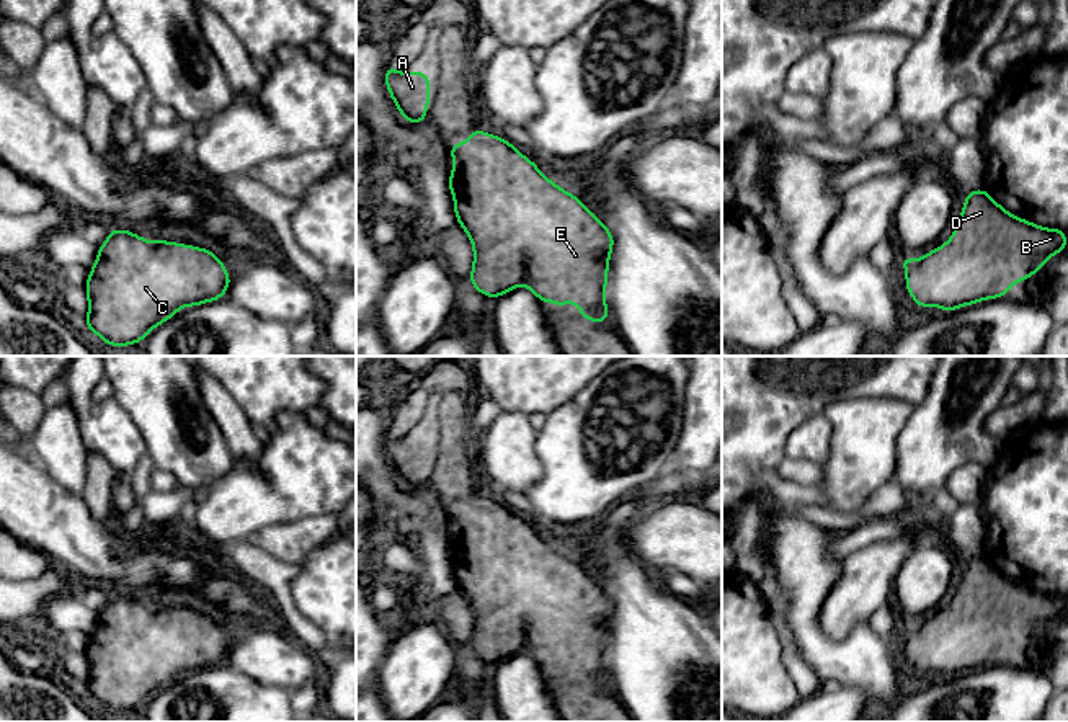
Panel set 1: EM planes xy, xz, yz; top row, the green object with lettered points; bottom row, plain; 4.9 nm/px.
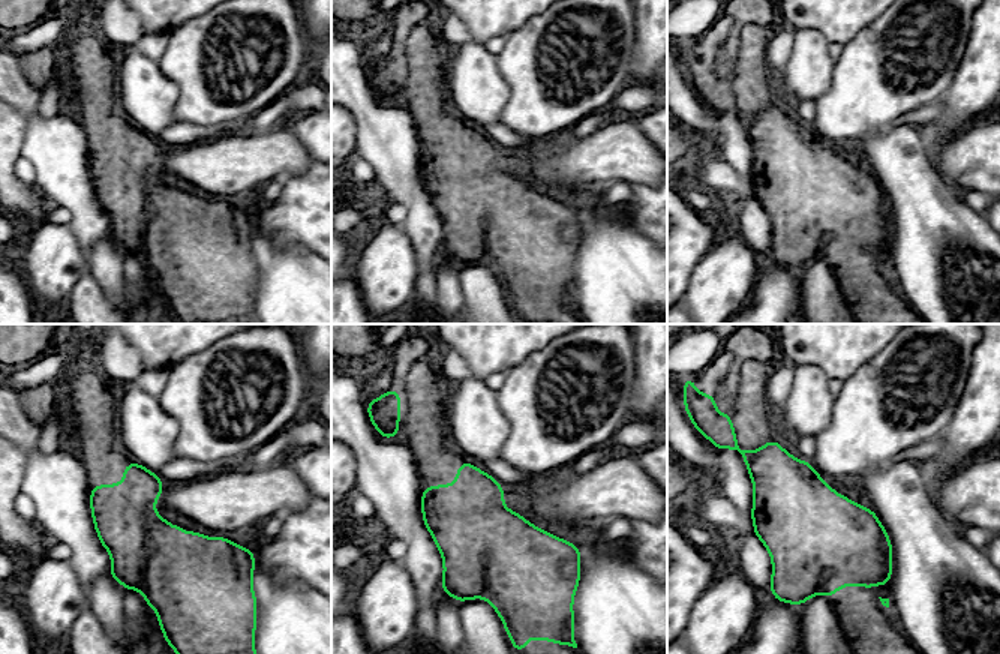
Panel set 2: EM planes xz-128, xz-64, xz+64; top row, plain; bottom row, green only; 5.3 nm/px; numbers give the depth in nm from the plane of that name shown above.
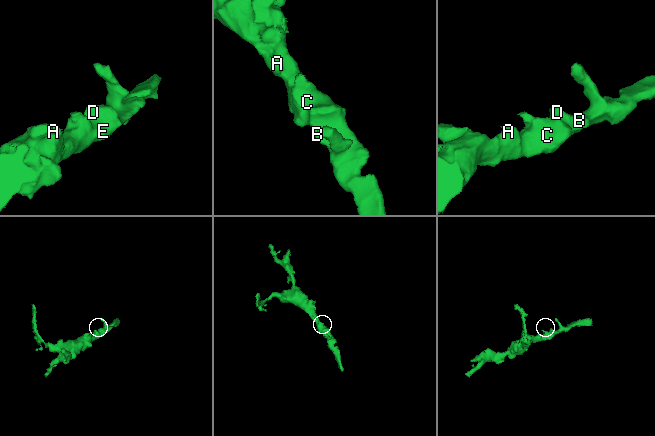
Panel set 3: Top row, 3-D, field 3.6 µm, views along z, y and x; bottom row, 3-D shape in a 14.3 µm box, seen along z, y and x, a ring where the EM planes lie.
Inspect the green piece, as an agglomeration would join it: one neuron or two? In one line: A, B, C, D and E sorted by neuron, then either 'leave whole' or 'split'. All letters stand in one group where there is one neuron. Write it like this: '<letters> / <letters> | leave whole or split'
A B C D E | leave whole

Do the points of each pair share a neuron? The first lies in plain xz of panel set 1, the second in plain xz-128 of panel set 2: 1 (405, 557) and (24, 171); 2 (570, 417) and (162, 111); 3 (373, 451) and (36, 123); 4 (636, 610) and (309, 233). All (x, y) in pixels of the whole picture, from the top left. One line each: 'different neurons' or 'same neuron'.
1: same neuron
2: different neurons
3: same neuron
4: different neurons

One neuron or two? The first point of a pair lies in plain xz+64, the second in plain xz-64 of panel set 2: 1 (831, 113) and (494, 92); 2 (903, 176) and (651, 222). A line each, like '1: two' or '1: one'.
1: two
2: two

